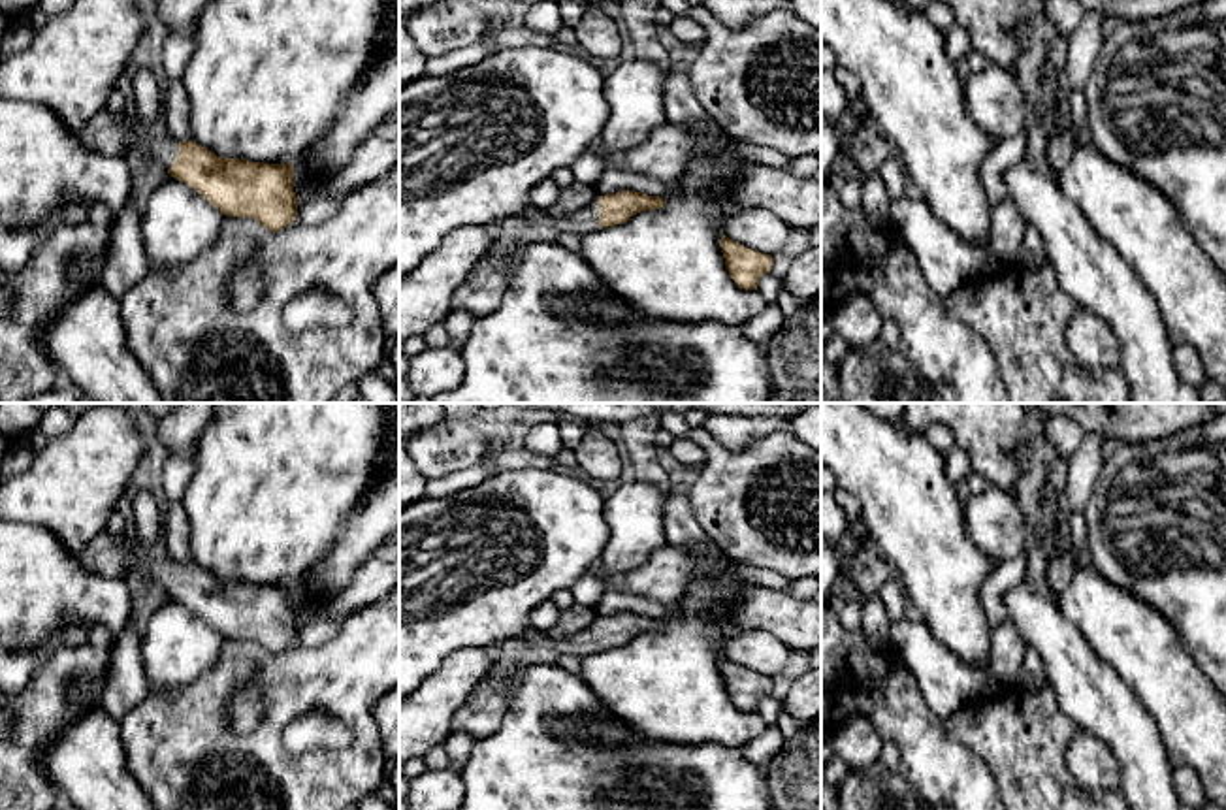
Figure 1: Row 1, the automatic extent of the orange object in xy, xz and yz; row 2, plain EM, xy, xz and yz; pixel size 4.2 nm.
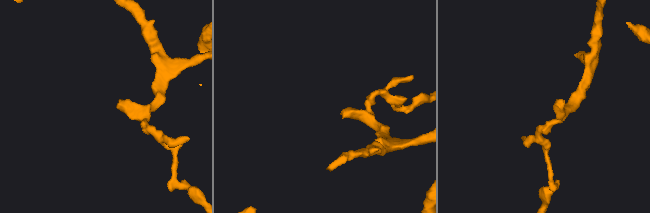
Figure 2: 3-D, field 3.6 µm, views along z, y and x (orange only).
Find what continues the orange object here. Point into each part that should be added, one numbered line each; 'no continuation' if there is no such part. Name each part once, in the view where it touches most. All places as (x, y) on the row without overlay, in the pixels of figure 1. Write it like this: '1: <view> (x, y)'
1: xy (110, 556)

